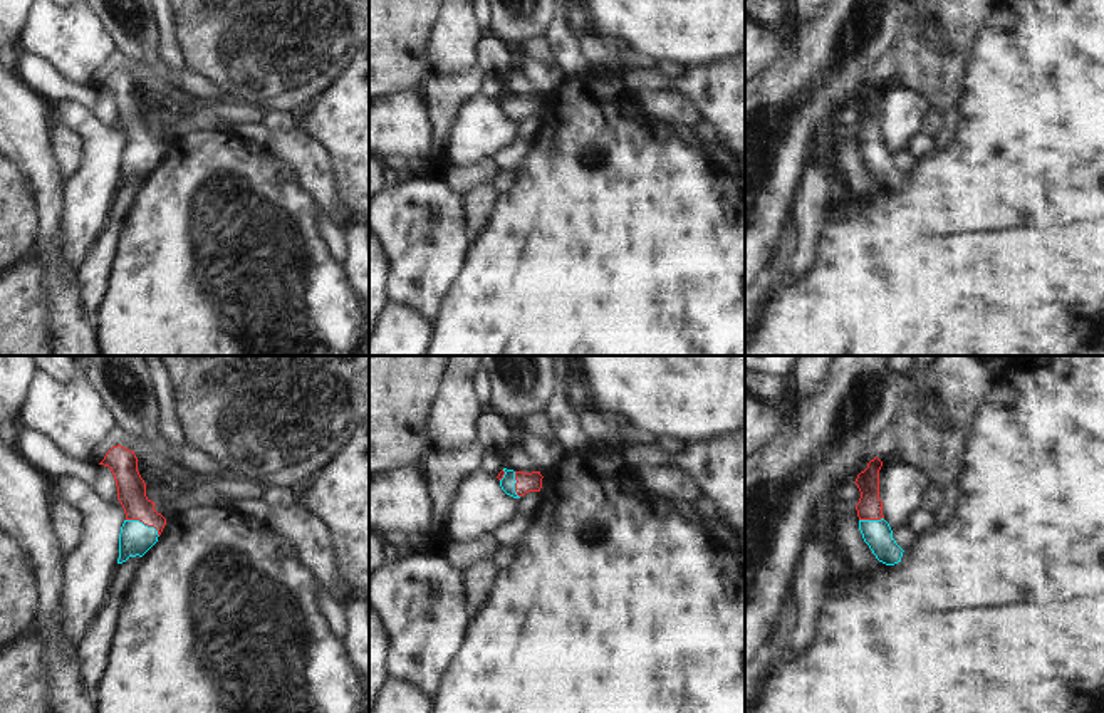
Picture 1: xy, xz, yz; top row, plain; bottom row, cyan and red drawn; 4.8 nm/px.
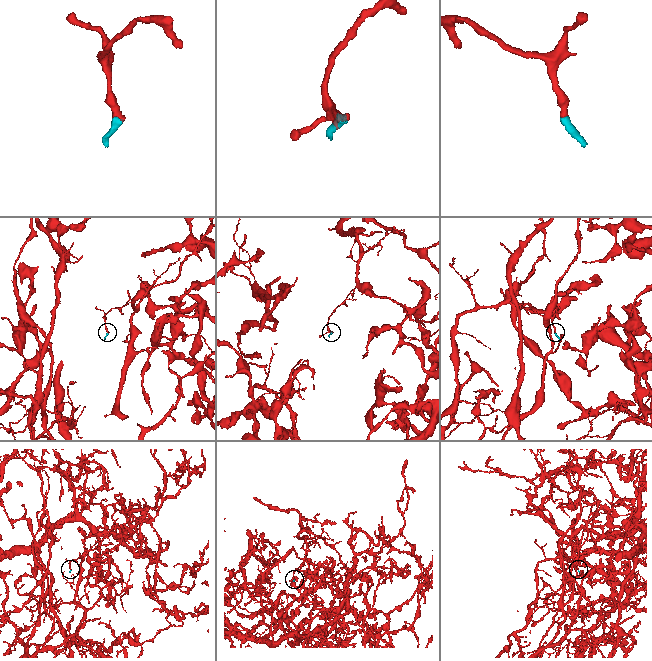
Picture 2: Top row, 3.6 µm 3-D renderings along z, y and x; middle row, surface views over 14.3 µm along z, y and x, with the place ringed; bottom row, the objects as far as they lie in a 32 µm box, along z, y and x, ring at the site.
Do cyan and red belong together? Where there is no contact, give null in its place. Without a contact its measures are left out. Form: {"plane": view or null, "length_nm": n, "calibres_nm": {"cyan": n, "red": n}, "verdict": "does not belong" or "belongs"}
{"plane": "xy", "length_nm": 180, "calibres_nm": {"cyan": 160, "red": 140}, "verdict": "belongs"}

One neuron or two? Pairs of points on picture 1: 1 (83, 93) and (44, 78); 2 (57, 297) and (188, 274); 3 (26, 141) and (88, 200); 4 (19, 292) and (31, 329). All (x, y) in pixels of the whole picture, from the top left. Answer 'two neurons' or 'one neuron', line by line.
1: one neuron
2: two neurons
3: two neurons
4: one neuron

